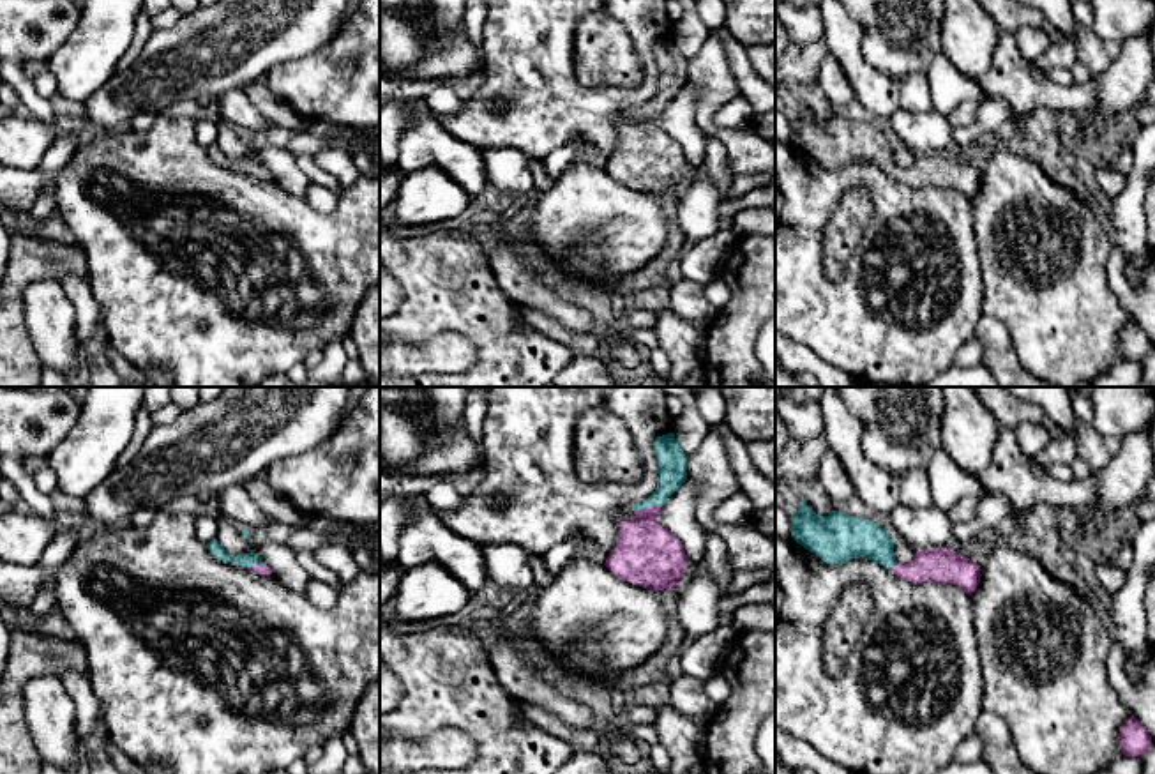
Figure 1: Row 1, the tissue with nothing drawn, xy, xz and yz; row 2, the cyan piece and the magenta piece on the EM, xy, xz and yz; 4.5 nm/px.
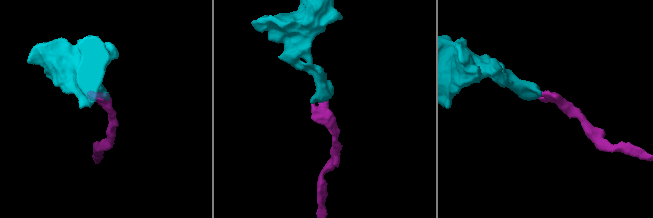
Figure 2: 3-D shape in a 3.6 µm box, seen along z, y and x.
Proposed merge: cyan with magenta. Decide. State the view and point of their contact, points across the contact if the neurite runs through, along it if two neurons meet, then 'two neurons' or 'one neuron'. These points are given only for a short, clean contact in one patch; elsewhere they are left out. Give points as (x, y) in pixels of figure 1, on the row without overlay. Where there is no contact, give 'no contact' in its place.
meets cyan in xz at (645, 112); runs through xz (671, 64), (666, 92), (645, 112), (647, 158); one neuron

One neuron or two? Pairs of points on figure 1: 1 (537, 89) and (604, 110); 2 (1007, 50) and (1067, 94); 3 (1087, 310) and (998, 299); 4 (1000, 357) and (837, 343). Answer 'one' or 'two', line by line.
1: one
2: one
3: one
4: two

